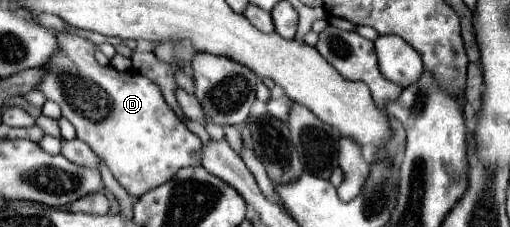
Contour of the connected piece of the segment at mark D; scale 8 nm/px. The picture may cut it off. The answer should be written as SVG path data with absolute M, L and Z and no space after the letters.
M62 31L58 35L60 49L52 55L52 59L44 65L46 77L38 85L38 89L62 107L62 117L68 119L78 139L88 143L92 151L106 163L116 181L132 195L140 197L146 191L170 181L184 167L202 165L202 141L188 131L188 127L174 115L174 111L164 103L160 87L140 73L130 71L120 72L108 67L102 67L94 59L94 47L90 41Z

